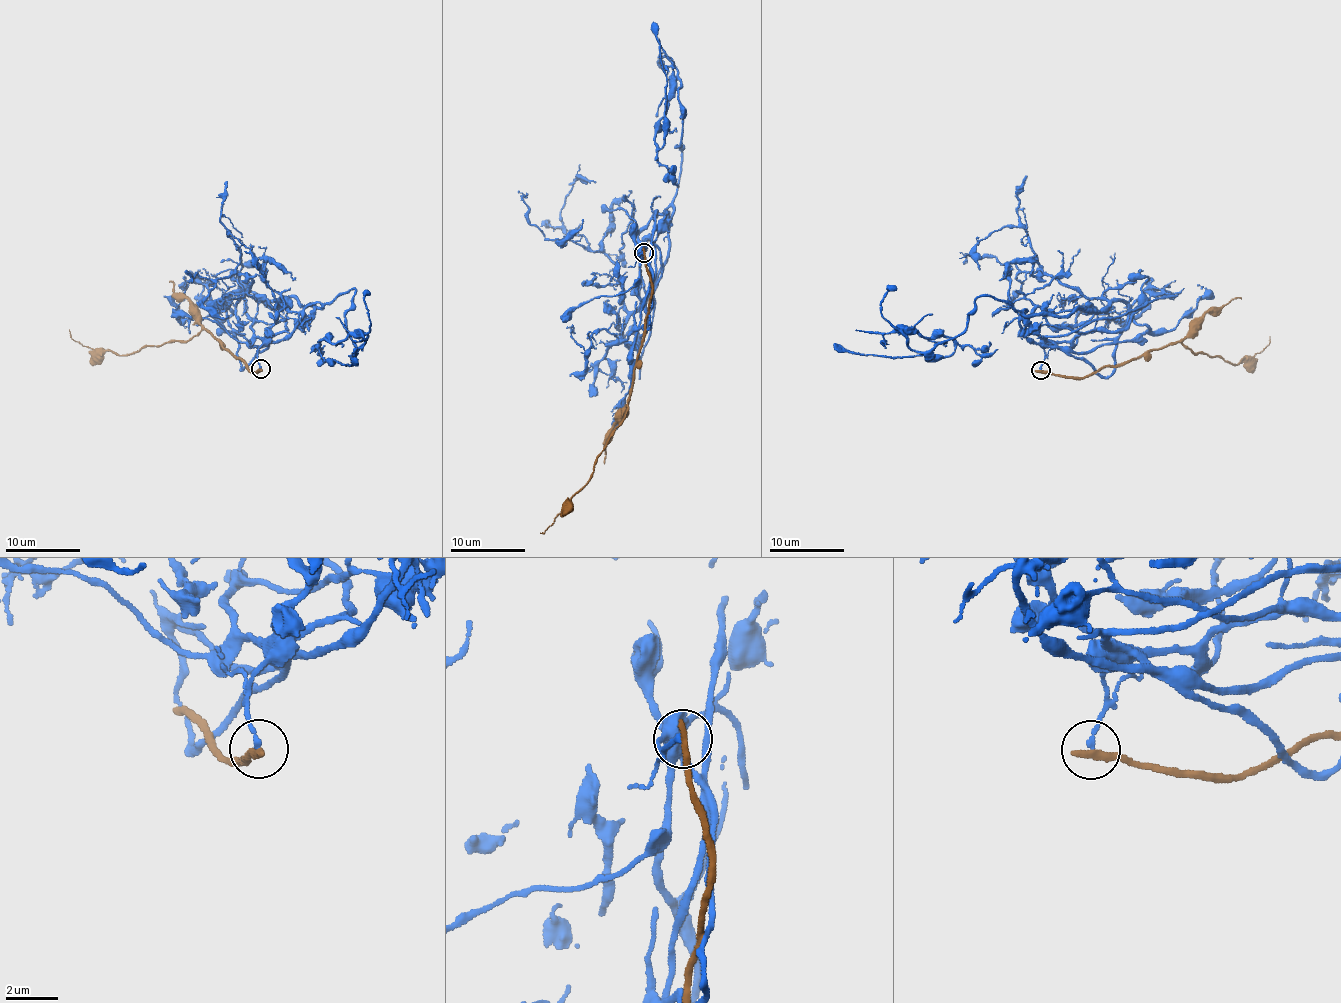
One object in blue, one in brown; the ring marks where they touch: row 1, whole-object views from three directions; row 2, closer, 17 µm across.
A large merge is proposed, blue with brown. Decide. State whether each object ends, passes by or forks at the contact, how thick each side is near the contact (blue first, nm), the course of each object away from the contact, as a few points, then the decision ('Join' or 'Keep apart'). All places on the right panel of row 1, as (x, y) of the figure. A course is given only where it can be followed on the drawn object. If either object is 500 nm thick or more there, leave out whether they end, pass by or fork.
At the ring blue ends. At the ring brown ends. Thickness 190 nm (blue) against 320 nm. Course of blue: (1041, 370), (1057, 347), (991, 296), (924, 352), (902, 331), (950, 338), (952, 353), (833, 343). Course of brown: (1041, 370), (1089, 376), (1180, 342), (1194, 353), (1236, 364), (1260, 353), (1269, 336). Keep apart

